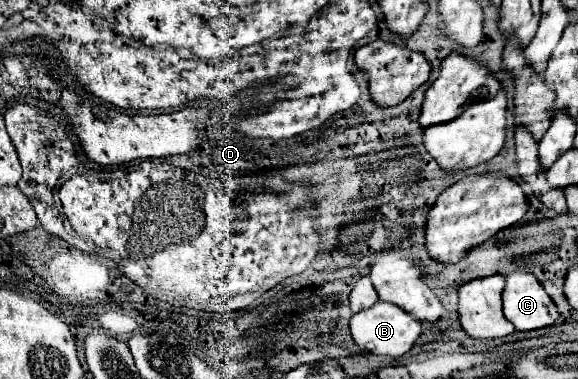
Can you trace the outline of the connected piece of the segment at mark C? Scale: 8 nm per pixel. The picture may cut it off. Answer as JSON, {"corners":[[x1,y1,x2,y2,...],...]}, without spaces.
{"corners":[[516,270,506,274,502,302,504,316,516,326,516,330,536,330,560,320,552,298,530,272]]}

